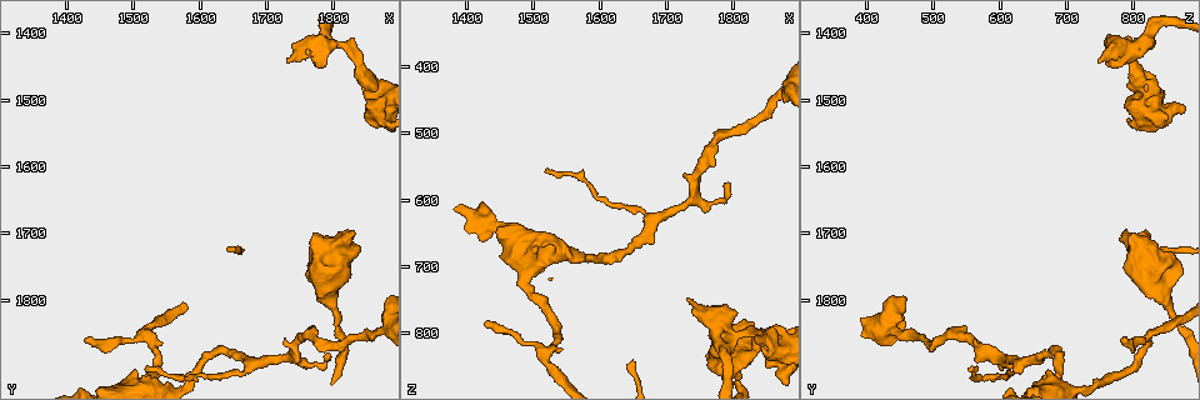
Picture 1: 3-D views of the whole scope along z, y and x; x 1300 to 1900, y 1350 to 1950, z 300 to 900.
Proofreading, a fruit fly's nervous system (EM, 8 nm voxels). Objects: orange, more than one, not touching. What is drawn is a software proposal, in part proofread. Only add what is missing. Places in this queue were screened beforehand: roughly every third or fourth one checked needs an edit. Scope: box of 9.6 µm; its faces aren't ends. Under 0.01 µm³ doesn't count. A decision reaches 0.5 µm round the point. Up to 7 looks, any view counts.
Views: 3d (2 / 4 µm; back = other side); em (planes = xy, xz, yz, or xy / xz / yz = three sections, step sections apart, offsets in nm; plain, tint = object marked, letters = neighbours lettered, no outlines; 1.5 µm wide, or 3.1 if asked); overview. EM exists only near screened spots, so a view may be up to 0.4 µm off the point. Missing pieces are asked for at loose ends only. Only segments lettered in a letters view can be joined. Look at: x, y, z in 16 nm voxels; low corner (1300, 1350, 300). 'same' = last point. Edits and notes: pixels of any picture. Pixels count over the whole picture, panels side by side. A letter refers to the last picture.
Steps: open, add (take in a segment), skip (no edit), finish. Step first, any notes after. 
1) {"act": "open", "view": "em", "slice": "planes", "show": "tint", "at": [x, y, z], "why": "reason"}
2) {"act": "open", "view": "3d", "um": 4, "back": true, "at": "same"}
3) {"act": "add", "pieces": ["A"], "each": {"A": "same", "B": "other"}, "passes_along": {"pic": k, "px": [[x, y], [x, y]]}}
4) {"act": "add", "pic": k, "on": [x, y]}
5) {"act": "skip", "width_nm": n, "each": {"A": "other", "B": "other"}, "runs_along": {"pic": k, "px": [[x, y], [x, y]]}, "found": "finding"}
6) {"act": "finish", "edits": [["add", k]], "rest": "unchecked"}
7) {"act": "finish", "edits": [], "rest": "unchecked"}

{"act": "open", "view": "3d", "um": 4, "at": [1850, 1520, 850], "why": "stops while still wide"}

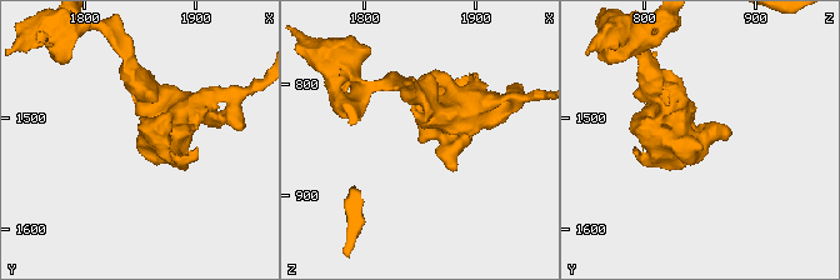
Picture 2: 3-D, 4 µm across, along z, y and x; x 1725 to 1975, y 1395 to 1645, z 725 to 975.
{"act": "open", "view": "em", "slice": "xy", "step": 4, "show": "tint", "at": [1852, 1524, 852], "why": "now the EM"}

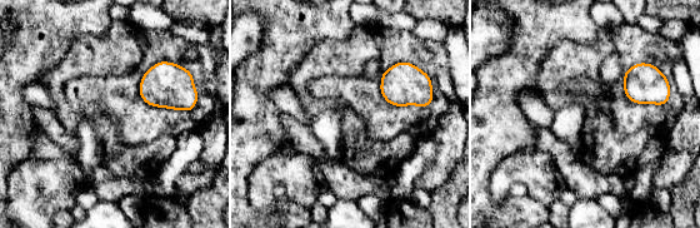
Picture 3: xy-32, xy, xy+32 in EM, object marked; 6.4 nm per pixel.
{"act": "open", "view": "em", "slice": "planes", "show": "letters", "at": "same"}

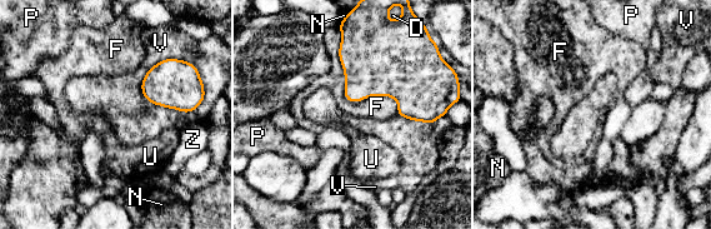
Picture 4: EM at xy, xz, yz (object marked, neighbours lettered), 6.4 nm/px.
{"act": "skip", "each": {"D": "other", "F": "other", "N": "other", "P": "other", "U": "other", "V": "other", "Z": "other"}, "border": {"pic": 4, "px": [[338, 28], [344, 96], [397, 113]]}, "found": "no lettered segment goes on from it"}

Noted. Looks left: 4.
{"act": "open", "view": "em", "slice": "xz", "step": 4, "show": "letters", "at": [1775, 1705, 795], "why": "branch stops here"}

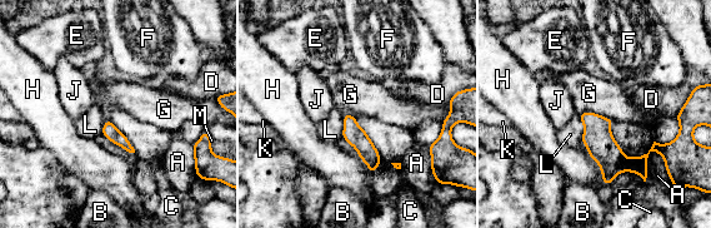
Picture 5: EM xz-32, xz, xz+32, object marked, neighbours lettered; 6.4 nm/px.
{"act": "skip", "each": {"A": "other", "B": "other", "C": "other", "D": "other", "E": "other", "F": "other", "G": "other", "H": "other", "J": "other", "K": "other", "L": "other", "M": "other"}, "border": {"pic": 5, "px": [[579, 113], [595, 112], [614, 119]]}, "found": "no lettered segment goes on from it"}

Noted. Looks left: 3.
{"act": "open", "view": "em", "slice": "planes", "show": "tint", "at": [1785, 1450, 780], "why": "an open end"}

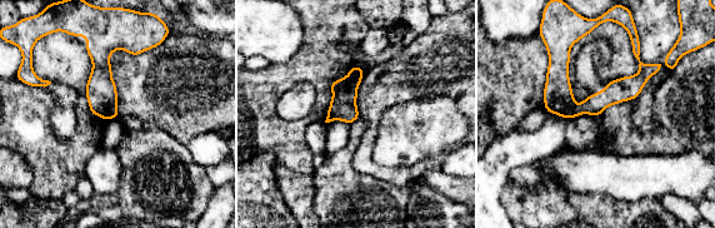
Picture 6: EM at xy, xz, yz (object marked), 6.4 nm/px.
{"act": "open", "view": "em", "slice": "planes", "show": "letters", "at": "same"}

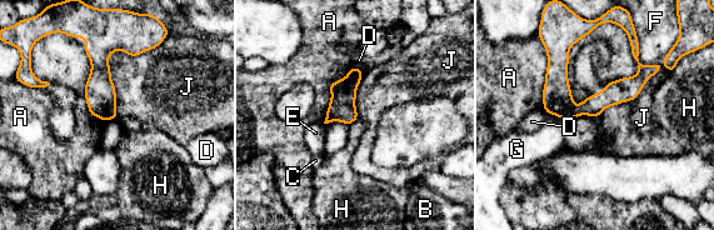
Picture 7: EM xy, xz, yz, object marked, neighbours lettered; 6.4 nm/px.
{"act": "skip", "width_nm": 140, "each": {"A": "other", "B": "other", "C": "other", "D": "other", "E": "other", "F": "other", "G": "other", "H": "other", "J": "other"}, "runs_along": {"pic": 7, "px": [[557, 51], [573, 108], [653, 70]]}, "found": "no lettered segment goes on from it"}

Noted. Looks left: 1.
{"act": "finish", "edits": [], "rest": "unchecked"}

